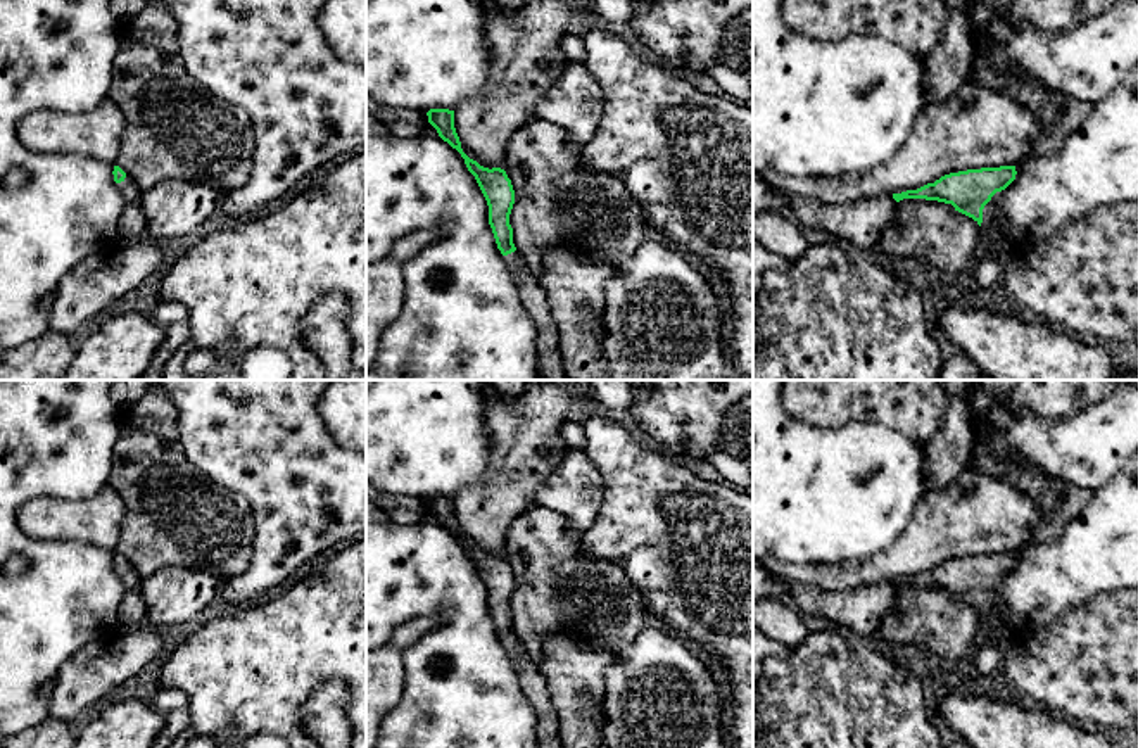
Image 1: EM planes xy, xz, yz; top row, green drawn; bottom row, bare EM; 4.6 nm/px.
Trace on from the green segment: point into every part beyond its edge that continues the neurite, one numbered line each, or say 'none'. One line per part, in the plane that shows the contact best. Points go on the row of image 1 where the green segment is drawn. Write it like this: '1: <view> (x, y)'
1: yz (990, 213)

